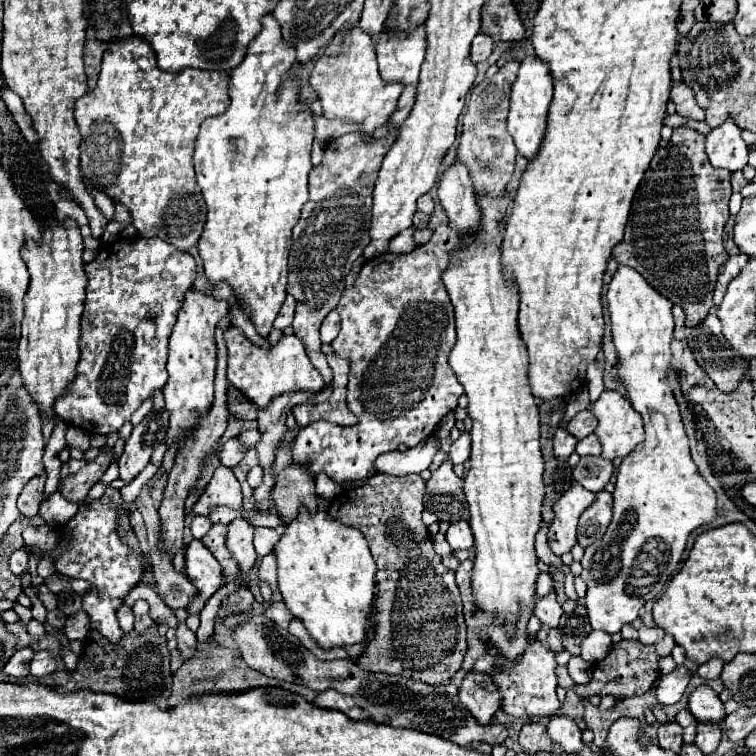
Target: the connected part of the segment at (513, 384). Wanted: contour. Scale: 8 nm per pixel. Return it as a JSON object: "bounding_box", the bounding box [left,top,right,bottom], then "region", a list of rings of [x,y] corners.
{"bounding_box":[443,196,545,632],"region":[[[501,196],[501,198],[479,198],[479,206],[483,210],[483,220],[485,220],[485,248],[477,248],[477,244],[463,244],[463,250],[459,254],[455,254],[453,258],[453,264],[451,268],[447,268],[443,272],[443,284],[449,292],[449,298],[451,298],[451,304],[455,308],[455,322],[457,322],[457,342],[449,354],[449,364],[457,376],[457,380],[461,382],[461,386],[465,388],[465,396],[467,396],[467,412],[469,412],[469,418],[473,420],[473,428],[471,428],[471,468],[467,472],[467,476],[463,478],[463,492],[465,492],[465,498],[467,498],[467,504],[469,504],[469,526],[473,530],[473,536],[475,536],[475,556],[473,556],[473,570],[471,570],[471,592],[473,592],[473,598],[475,598],[475,606],[487,614],[489,618],[493,620],[499,620],[499,624],[503,626],[505,632],[513,632],[515,626],[517,626],[517,618],[519,614],[523,612],[523,608],[529,608],[533,610],[535,608],[535,582],[537,582],[537,576],[539,576],[539,568],[537,568],[537,554],[535,554],[535,534],[539,530],[539,524],[541,524],[541,502],[543,502],[543,496],[545,496],[545,490],[543,490],[543,456],[541,456],[541,448],[539,448],[539,410],[537,410],[537,404],[535,404],[535,396],[531,394],[531,388],[529,388],[529,382],[527,382],[527,348],[521,340],[521,334],[519,334],[519,326],[517,326],[517,310],[519,310],[519,296],[517,296],[517,290],[507,286],[505,284],[505,278],[503,278],[503,272],[501,272],[501,252],[499,252],[499,246],[501,246],[501,234],[499,234],[499,228],[497,228],[497,222],[507,214],[509,206],[511,206],[511,198],[509,196]]]}

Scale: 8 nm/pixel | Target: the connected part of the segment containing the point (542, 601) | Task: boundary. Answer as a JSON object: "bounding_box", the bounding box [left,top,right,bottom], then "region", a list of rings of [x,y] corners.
{"bounding_box":[535,592,563,628],"region":[[[549,592],[545,598],[539,598],[539,600],[537,600],[535,616],[541,620],[543,626],[557,628],[561,614],[563,614],[563,608],[561,608],[561,604],[555,600],[555,592]]]}

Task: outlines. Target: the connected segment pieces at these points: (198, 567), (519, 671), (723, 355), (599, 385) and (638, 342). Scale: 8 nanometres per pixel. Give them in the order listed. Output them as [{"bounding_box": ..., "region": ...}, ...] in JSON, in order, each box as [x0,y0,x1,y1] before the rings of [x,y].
[{"bounding_box":[185,540,225,614],"region":[[[193,540],[187,546],[185,552],[185,574],[197,588],[199,596],[193,600],[193,604],[187,608],[189,614],[197,614],[205,602],[223,586],[225,574],[217,562],[217,558],[209,552],[207,546],[203,546],[201,540]]]},{"bounding_box":[493,642,559,718],"region":[[[533,642],[525,648],[525,652],[517,658],[517,666],[509,672],[495,670],[493,682],[499,686],[503,700],[501,710],[513,718],[529,718],[529,716],[555,716],[559,710],[559,700],[555,696],[557,678],[555,678],[555,654],[539,642]]]},{"bounding_box":[689,314,747,392],"region":[[[709,314],[695,326],[693,338],[689,338],[689,348],[697,364],[709,374],[719,390],[731,392],[731,388],[737,388],[739,380],[745,376],[747,364],[735,364],[735,352],[723,338],[721,320],[715,314]]]},{"bounding_box":[587,360,603,402],"region":[[[597,360],[593,364],[589,364],[589,368],[587,368],[587,388],[589,388],[591,402],[597,400],[599,394],[603,392],[603,368],[599,366]]]},{"bounding_box":[581,266,717,634],"region":[[[619,266],[617,274],[613,276],[607,288],[607,308],[611,318],[611,340],[617,350],[617,376],[627,390],[627,398],[631,406],[641,414],[645,426],[643,444],[639,444],[629,456],[625,456],[619,466],[619,474],[613,490],[613,520],[605,536],[597,544],[591,544],[581,560],[583,566],[581,578],[587,584],[585,606],[587,606],[591,628],[603,630],[607,634],[615,634],[621,630],[623,624],[631,624],[641,614],[641,608],[649,600],[657,600],[663,594],[667,582],[673,578],[677,570],[677,564],[681,562],[689,534],[695,528],[715,520],[717,498],[713,488],[709,488],[703,476],[697,472],[695,462],[691,460],[689,438],[685,434],[679,414],[679,404],[675,400],[669,382],[669,374],[671,374],[669,344],[673,340],[673,316],[671,316],[673,304],[665,296],[655,292],[637,270],[629,266]]]}]

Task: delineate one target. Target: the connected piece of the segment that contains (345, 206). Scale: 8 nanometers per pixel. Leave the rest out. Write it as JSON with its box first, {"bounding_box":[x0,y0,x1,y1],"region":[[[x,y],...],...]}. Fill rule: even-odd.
{"bounding_box":[287,132,397,384],"region":[[[351,132],[329,142],[321,164],[311,170],[309,200],[305,202],[301,218],[293,228],[287,294],[297,300],[297,310],[291,326],[295,336],[305,344],[309,360],[325,378],[325,384],[331,382],[331,368],[321,352],[319,326],[323,318],[339,304],[345,286],[343,278],[349,274],[351,264],[363,254],[363,248],[371,240],[371,192],[385,152],[391,148],[395,138],[397,132],[389,132],[381,140],[363,140],[359,132]]]}

